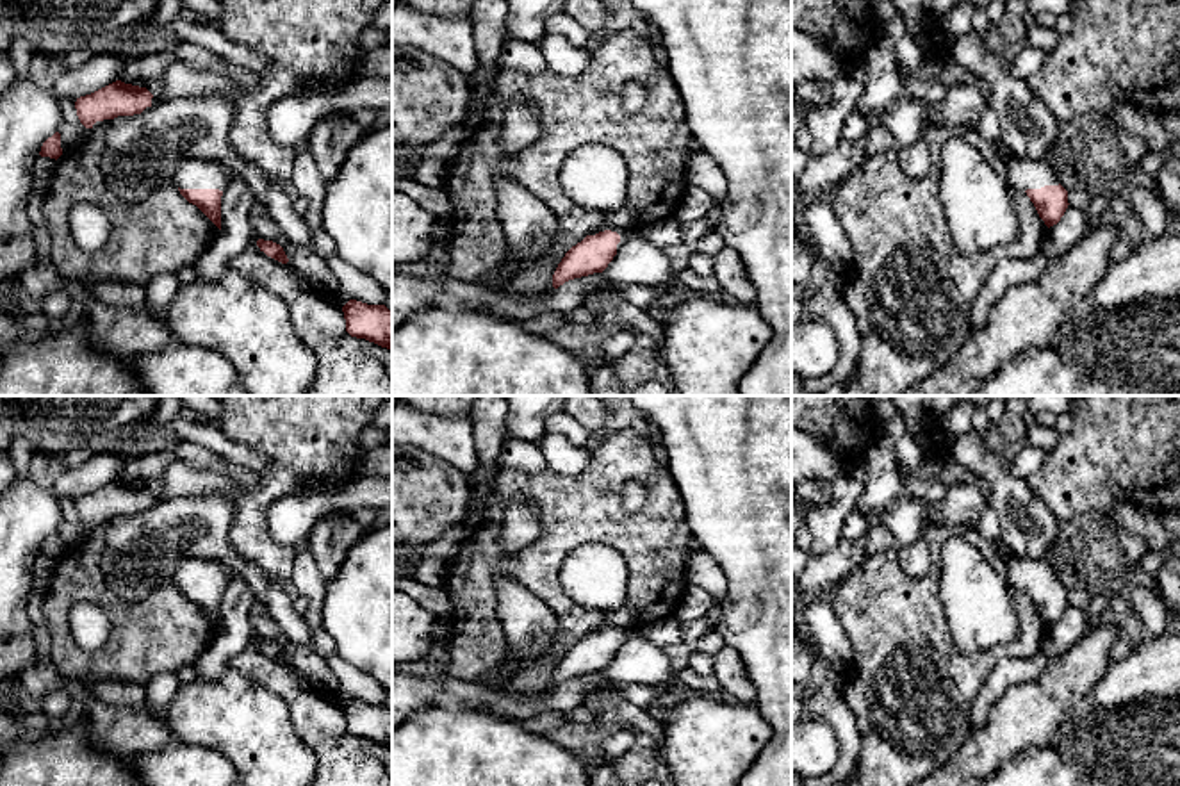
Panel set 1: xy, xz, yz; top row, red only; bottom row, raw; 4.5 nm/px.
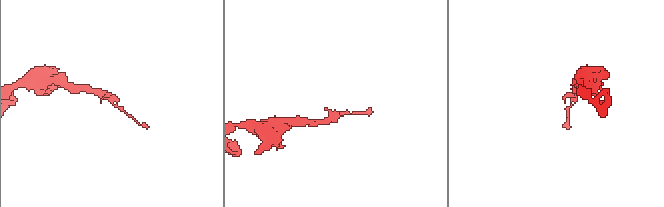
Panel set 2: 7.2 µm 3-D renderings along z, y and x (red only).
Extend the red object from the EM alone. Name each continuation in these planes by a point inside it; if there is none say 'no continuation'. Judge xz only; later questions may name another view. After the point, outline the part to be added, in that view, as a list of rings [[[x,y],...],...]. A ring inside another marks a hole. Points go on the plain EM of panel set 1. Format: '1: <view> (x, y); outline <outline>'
1: xz (624, 633); outline [[[599,626],[597,629],[594,629],[590,635],[595,635],[599,631],[604,631],[604,629],[611,629],[611,631],[617,631],[620,635],[620,642],[617,643],[617,651],[622,647],[622,643],[633,635],[631,629],[626,629],[626,627],[615,627],[615,626]]]

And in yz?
1: yz (1024, 574); outline [[[1048,556],[1039,560],[1012,561],[1007,569],[1007,583],[1020,590],[1059,585]]]

